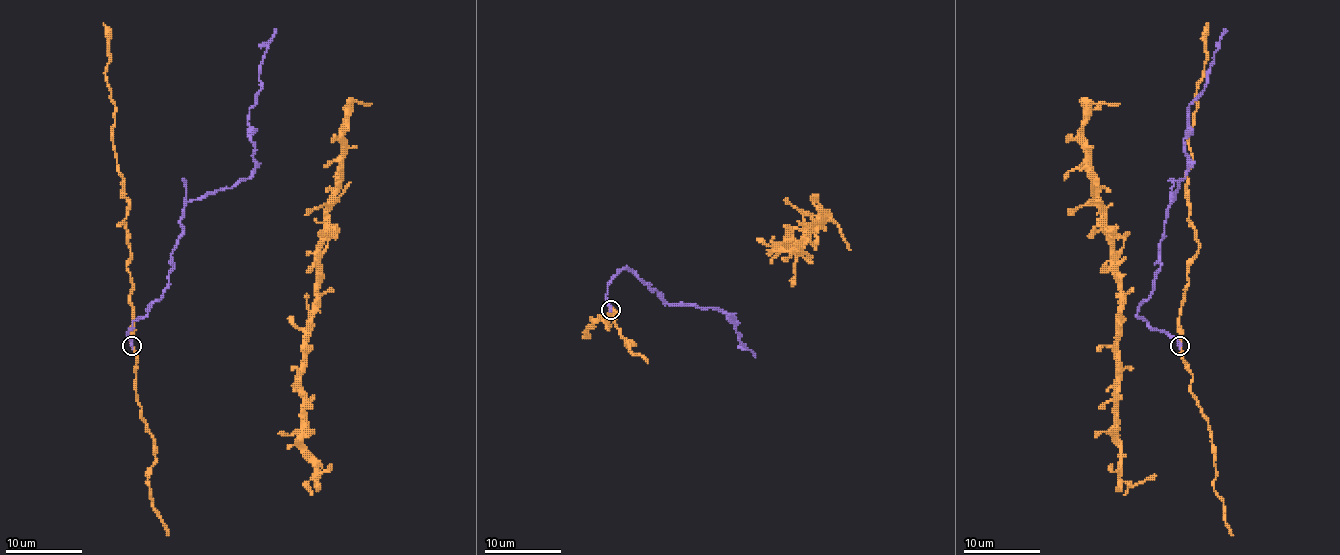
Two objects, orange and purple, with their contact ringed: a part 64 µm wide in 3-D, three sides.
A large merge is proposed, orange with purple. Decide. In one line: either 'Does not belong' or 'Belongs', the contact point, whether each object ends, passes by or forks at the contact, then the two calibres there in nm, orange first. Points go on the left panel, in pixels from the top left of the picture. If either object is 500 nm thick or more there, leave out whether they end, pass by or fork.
Does not belong. Place: (132, 346). At the ring orange passes by. At the ring purple ends. Thickness 170 nm (orange) against 280 nm

